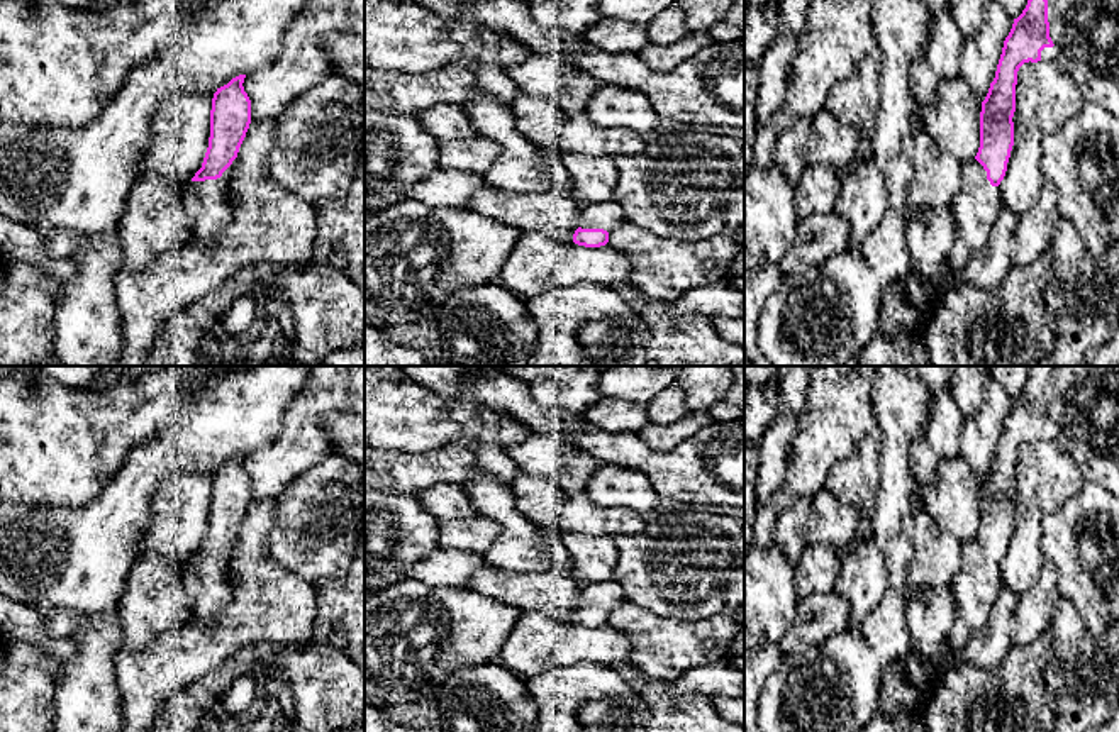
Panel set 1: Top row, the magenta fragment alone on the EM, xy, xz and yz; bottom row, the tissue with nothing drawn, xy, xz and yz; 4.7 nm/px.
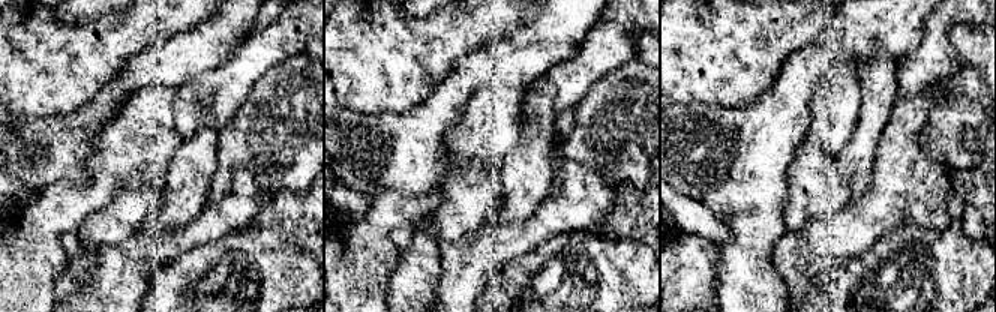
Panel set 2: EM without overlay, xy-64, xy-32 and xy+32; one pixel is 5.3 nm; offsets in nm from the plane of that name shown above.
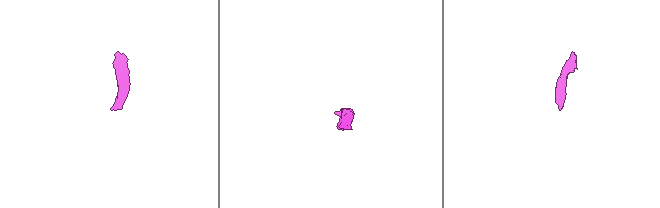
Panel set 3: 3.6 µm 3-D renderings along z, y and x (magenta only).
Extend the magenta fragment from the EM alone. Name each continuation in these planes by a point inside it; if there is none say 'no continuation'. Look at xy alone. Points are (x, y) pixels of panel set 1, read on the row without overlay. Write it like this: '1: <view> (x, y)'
1: xy (211, 582)

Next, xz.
1: xz (607, 595)

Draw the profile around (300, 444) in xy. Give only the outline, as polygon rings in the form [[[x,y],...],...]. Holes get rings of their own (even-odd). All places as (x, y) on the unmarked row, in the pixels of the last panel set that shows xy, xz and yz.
[[[310,366],[276,439],[244,458],[251,502],[276,498],[295,476],[331,452],[320,427],[320,419],[331,412],[365,419],[365,366]]]

